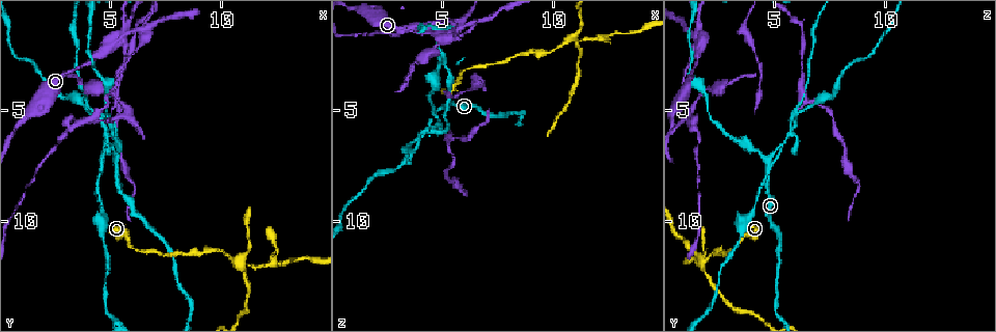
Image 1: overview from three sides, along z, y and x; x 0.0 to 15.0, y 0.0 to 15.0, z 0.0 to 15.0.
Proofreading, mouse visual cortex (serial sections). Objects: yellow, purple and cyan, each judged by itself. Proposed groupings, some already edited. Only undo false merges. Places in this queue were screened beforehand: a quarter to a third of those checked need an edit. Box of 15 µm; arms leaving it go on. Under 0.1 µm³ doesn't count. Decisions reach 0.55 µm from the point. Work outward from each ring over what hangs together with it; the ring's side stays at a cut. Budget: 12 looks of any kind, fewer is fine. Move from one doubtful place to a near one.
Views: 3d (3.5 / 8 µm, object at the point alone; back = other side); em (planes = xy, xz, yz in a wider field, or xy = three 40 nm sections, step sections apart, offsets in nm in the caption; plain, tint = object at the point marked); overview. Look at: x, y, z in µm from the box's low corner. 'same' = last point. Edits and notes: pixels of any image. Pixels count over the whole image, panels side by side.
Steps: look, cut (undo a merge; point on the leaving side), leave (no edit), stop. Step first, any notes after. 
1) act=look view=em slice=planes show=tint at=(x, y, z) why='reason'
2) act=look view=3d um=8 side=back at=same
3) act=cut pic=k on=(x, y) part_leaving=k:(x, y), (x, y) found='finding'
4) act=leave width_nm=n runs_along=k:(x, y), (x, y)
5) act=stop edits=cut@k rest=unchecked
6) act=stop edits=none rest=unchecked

act=look view=3d um=3.5 at=(5.1, 7.4, 4.8) why='a fork'

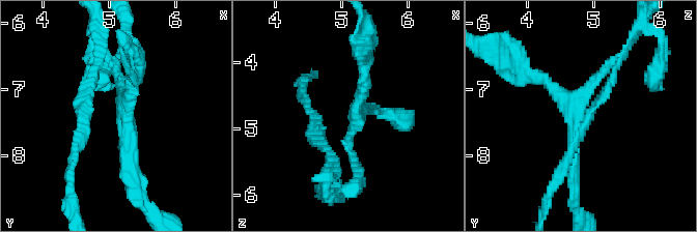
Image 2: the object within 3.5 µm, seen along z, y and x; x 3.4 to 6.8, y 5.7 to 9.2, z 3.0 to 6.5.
act=look view=em slice=planes show=tint at=(5.20, 7.30, 4.75) arms=3 arm_widths_nm=150,150,200

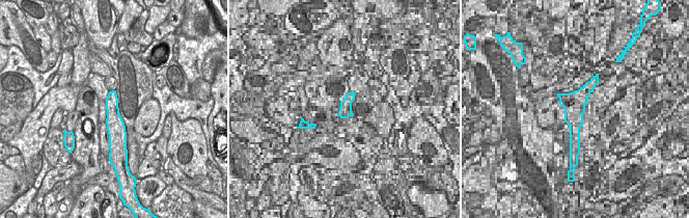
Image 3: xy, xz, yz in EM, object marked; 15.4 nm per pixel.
act=leave runs_along=3:(111, 93), (115, 143) found='continuous, no second cell'

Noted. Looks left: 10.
act=look view=3d um=8 at=(5.4, 1.9, 1.8) why='arms run side by side'

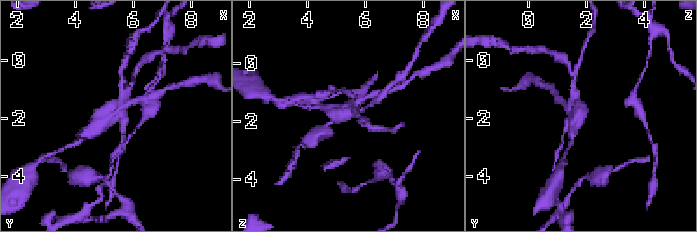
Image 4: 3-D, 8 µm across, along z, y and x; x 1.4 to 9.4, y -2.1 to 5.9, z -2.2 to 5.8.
act=look view=em slice=xy step=1 show=tint at=(5.4, 1.9, 1.7) arms=4 arm_widths_nm=150,200,300,350

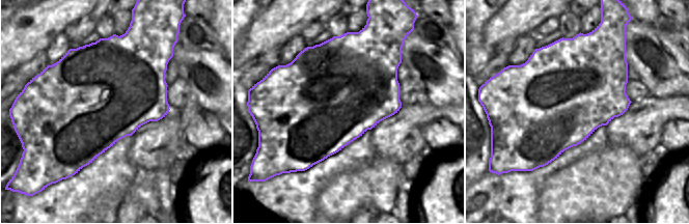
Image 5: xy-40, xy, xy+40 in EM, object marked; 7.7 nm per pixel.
act=cut pic=4 on=(139, 99) part_leaving=4:(122, 117), (121, 146), (113, 155) found='a second cell is stuck on'

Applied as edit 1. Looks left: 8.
act=look view=overview why='redraw'

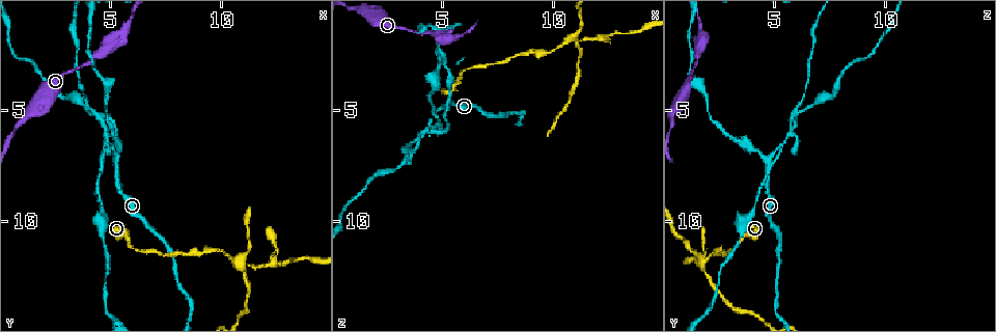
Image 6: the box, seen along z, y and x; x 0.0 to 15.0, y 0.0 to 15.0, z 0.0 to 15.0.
act=look view=3d um=3.5 at=(5.1, 6.2, 2.9)

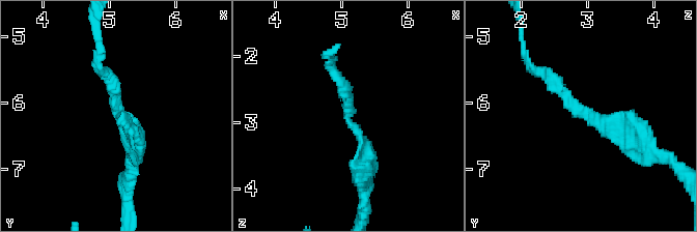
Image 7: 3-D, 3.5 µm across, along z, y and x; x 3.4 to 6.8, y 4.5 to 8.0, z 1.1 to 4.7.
act=look view=em slice=xy step=5 show=tint at=(5.15, 6.15, 2.95) arm_widths_nm=200,200

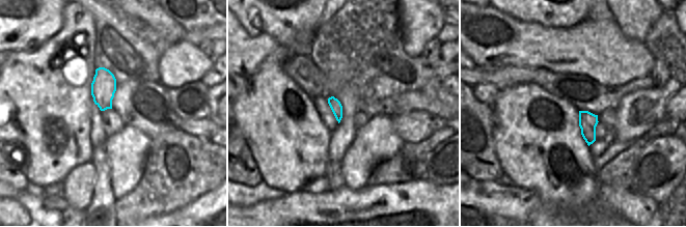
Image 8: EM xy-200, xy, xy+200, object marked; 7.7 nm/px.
act=leave found='all the same cell'

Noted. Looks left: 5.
act=look view=3d um=3.5 at=(4.9, 5.4, 5.9) why='arms run side by side'

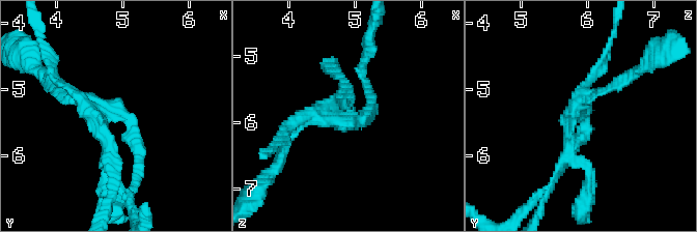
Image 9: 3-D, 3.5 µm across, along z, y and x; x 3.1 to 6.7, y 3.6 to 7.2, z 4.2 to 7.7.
act=look view=em slice=xy step=3 show=tint at=(4.85, 5.40, 5.90) arms=3 arm_widths_nm=150,150,200 why='need the tissue'

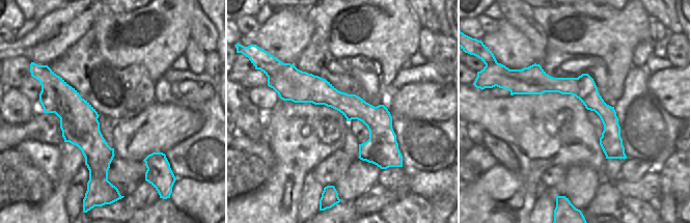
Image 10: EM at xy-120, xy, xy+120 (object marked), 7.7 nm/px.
act=cut pic=9 on=(111, 152) part_leaving=9:(104, 116), (114, 164), (108, 205) found='two cells meet here'

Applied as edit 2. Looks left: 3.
act=stop edits=cut@4,cut@9 rest=unchecked

